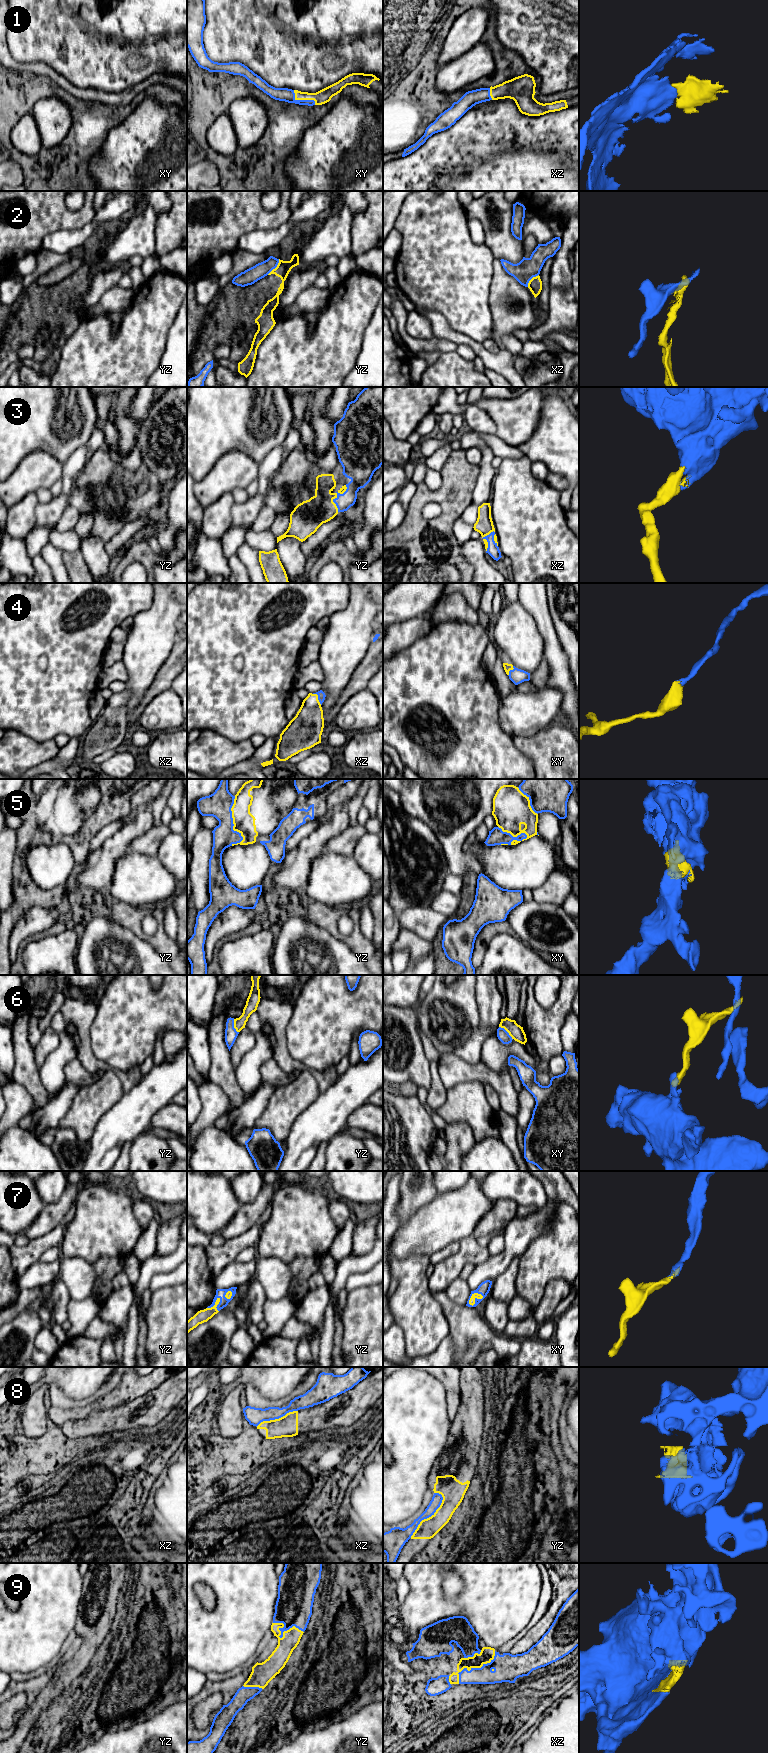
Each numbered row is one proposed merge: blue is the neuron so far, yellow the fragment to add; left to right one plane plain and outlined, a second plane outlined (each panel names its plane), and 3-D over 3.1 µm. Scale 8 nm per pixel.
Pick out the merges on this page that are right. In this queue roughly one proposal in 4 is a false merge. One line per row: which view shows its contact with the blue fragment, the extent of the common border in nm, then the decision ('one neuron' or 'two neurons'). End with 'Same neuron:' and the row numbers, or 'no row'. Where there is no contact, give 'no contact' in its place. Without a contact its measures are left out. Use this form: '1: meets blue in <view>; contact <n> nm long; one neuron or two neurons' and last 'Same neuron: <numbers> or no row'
1: meets blue in xy; contact 220 nm long; one neuron
2: meets blue in yz; contact 160 nm long; two neurons
3: meets blue in yz; contact 220 nm long; one neuron
4: meets blue in xz; contact 120 nm long; one neuron
5: meets blue in yz; contact 400 nm long; one neuron
6: meets blue in xy; contact 160 nm long; two neurons
7: meets blue in xy; contact 140 nm long; one neuron
8: meets blue in yz; contact 440 nm long; two neurons
9: meets blue in xz; contact 400 nm long; one neuron
Same neuron: 1, 3, 4, 5, 7, 9

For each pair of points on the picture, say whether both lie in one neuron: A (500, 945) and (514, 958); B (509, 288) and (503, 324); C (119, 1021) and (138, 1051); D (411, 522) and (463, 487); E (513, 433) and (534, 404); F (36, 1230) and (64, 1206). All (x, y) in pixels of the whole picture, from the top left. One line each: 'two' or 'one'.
A: one
B: one
C: one
D: one
E: one
F: one

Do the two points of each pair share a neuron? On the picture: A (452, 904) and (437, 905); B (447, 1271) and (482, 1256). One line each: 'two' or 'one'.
A: one
B: one

